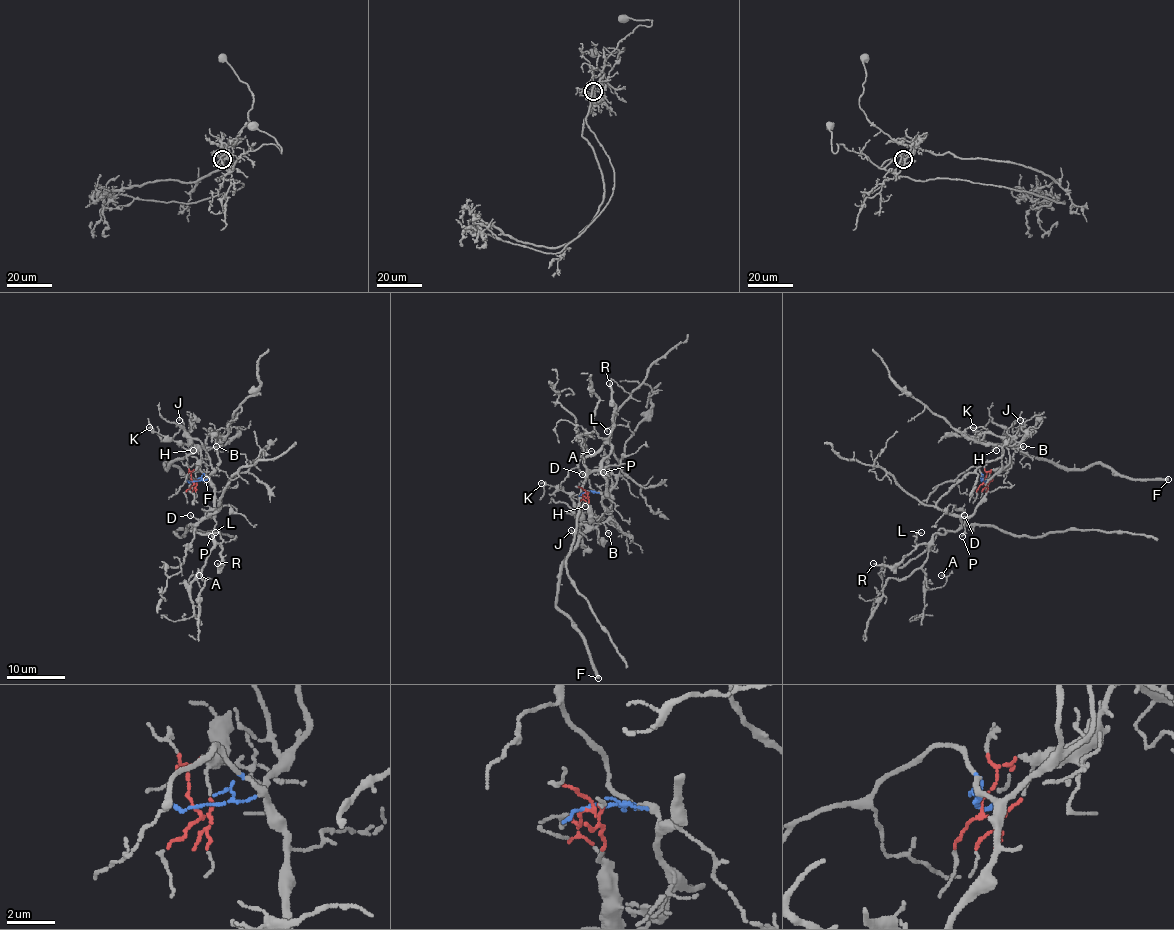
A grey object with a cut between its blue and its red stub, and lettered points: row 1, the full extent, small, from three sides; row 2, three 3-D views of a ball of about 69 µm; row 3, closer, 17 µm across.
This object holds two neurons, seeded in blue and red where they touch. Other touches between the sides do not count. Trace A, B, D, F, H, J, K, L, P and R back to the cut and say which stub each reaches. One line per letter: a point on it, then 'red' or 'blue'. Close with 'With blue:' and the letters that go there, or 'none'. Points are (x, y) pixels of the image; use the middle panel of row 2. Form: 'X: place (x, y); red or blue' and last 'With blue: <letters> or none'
A: place (591, 451); blue
B: place (608, 533); red
D: place (582, 474); blue
F: place (598, 678); red
H: place (585, 506); red
J: place (571, 530); red
K: place (541, 483); red
L: place (607, 431); blue
P: place (603, 472); blue
R: place (609, 383); blue
With blue: A, D, L, P, R

